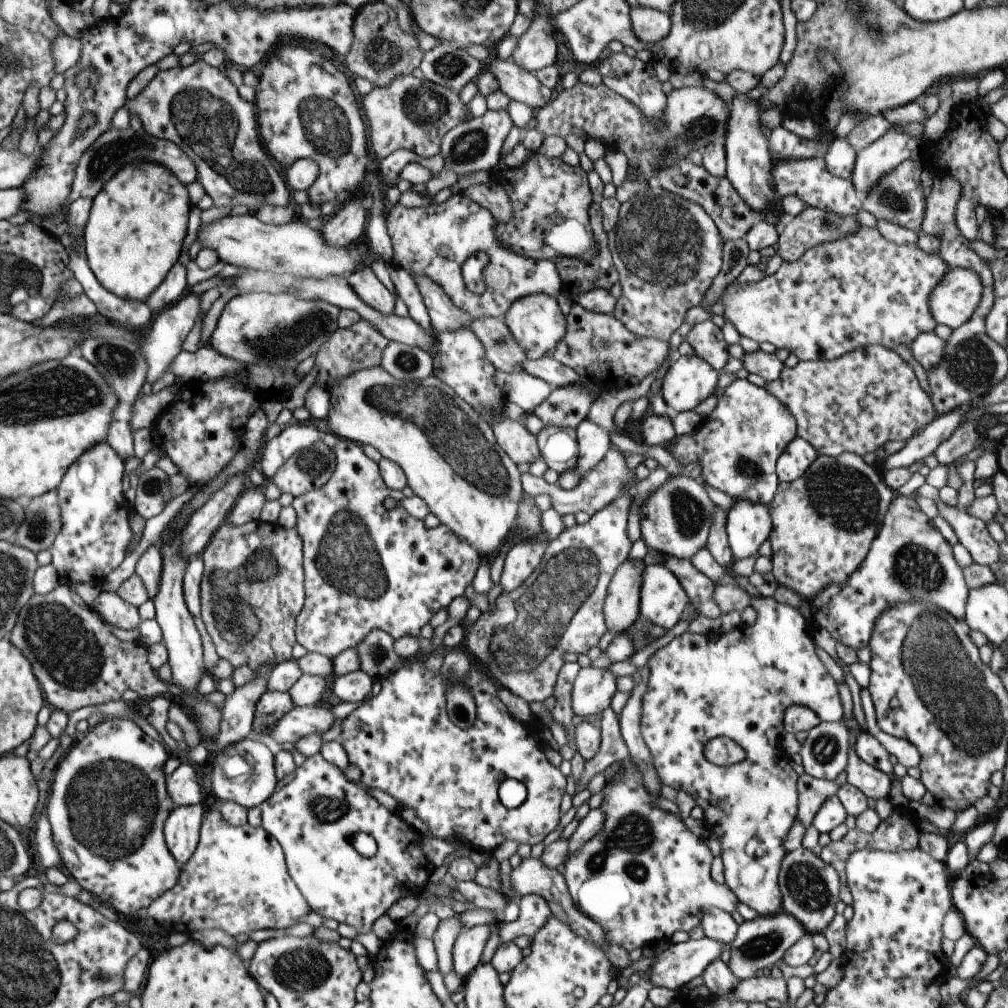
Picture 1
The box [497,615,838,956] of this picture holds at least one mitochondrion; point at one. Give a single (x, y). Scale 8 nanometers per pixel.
(633, 834)

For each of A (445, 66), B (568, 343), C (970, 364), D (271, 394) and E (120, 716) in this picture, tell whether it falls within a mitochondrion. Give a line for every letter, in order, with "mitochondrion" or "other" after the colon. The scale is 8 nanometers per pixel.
A: mitochondrion
B: other
C: mitochondrion
D: other
E: other

